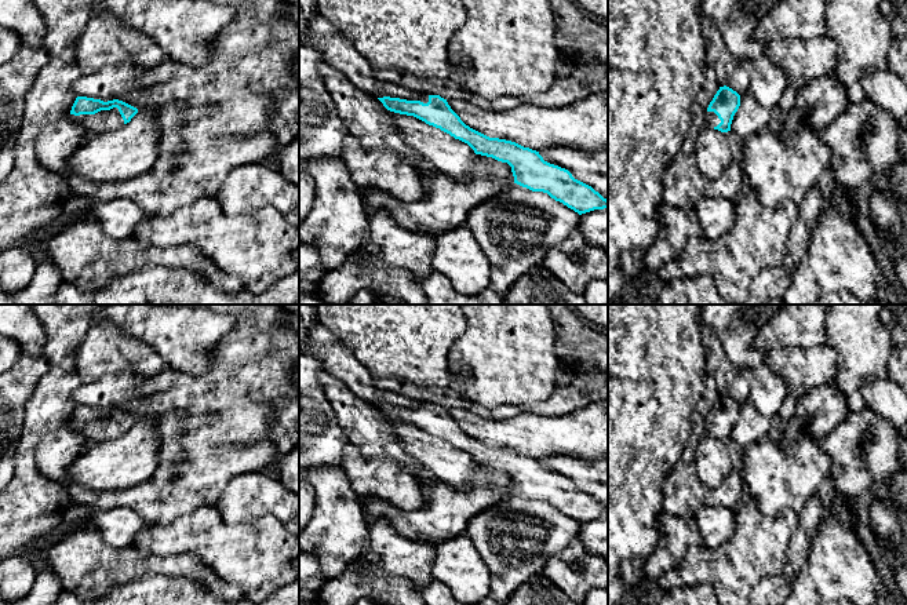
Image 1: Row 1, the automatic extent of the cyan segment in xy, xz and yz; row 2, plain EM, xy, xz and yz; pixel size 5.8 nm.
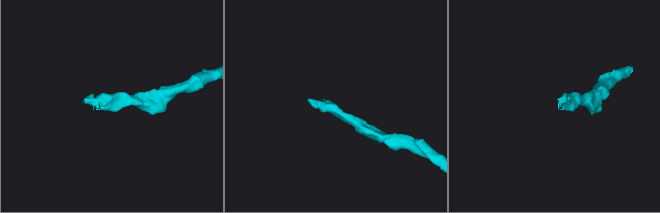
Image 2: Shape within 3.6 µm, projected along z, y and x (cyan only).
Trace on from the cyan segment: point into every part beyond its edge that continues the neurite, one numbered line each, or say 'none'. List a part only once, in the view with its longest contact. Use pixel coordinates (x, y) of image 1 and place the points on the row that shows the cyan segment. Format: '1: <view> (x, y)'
1: xy (105, 120)

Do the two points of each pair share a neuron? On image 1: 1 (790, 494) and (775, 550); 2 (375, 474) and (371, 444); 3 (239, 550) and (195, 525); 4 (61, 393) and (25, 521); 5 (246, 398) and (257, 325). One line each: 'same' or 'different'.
1: different
2: different
3: same
4: same
5: same

